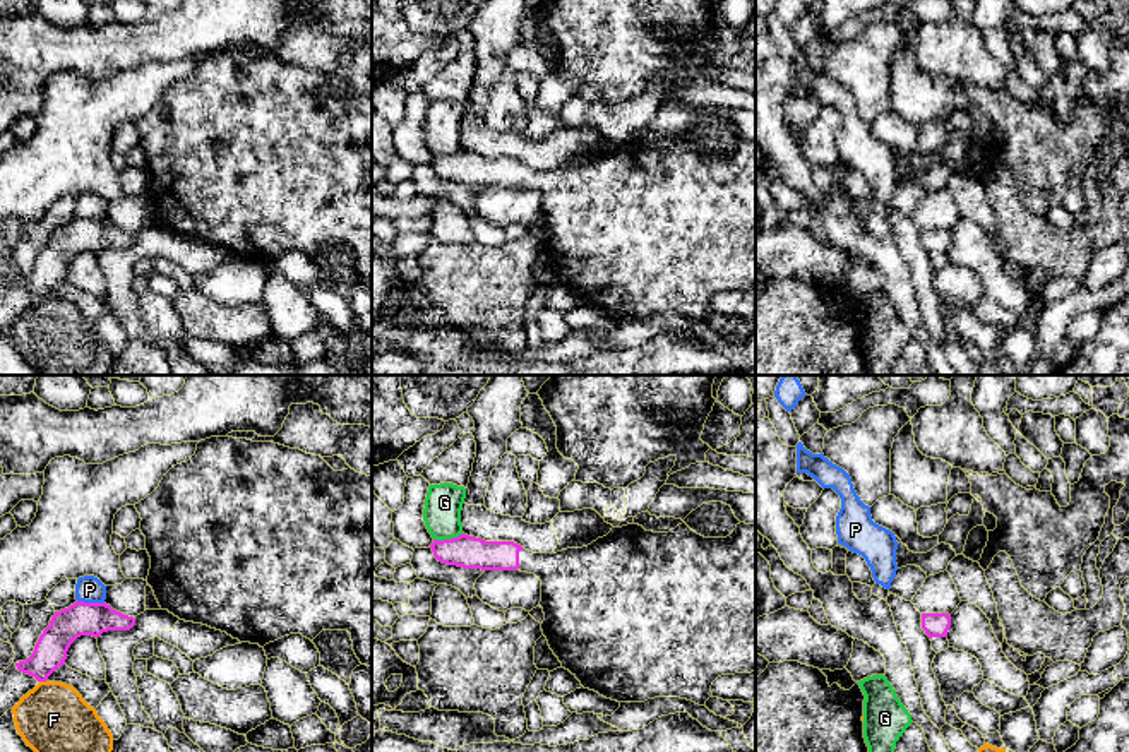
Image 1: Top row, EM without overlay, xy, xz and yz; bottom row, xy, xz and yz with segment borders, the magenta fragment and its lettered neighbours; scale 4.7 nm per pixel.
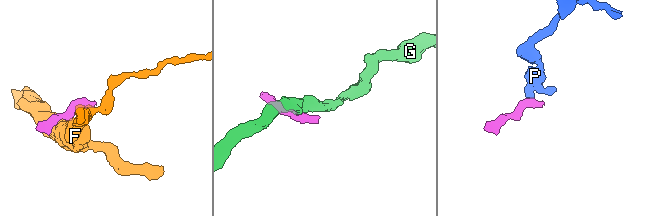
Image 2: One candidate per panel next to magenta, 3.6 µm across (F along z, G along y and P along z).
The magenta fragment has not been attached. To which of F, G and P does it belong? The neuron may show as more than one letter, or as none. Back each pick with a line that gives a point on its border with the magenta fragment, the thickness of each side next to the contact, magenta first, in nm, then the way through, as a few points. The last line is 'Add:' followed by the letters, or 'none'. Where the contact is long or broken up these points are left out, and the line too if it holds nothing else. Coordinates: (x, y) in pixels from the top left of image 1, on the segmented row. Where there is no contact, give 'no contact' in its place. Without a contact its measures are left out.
Add: none

